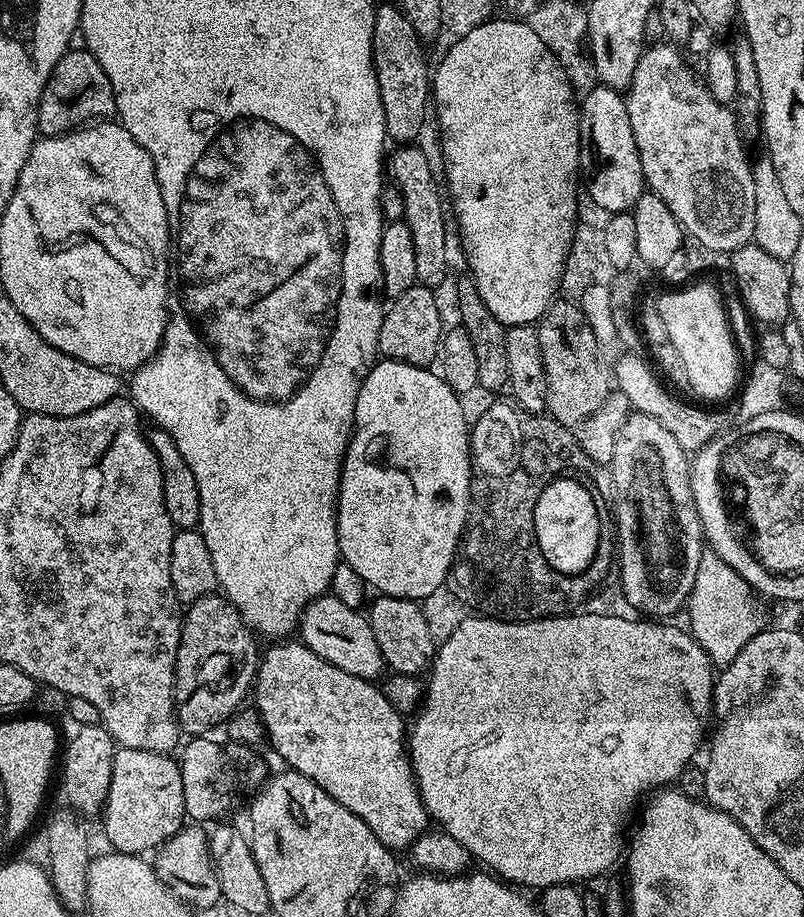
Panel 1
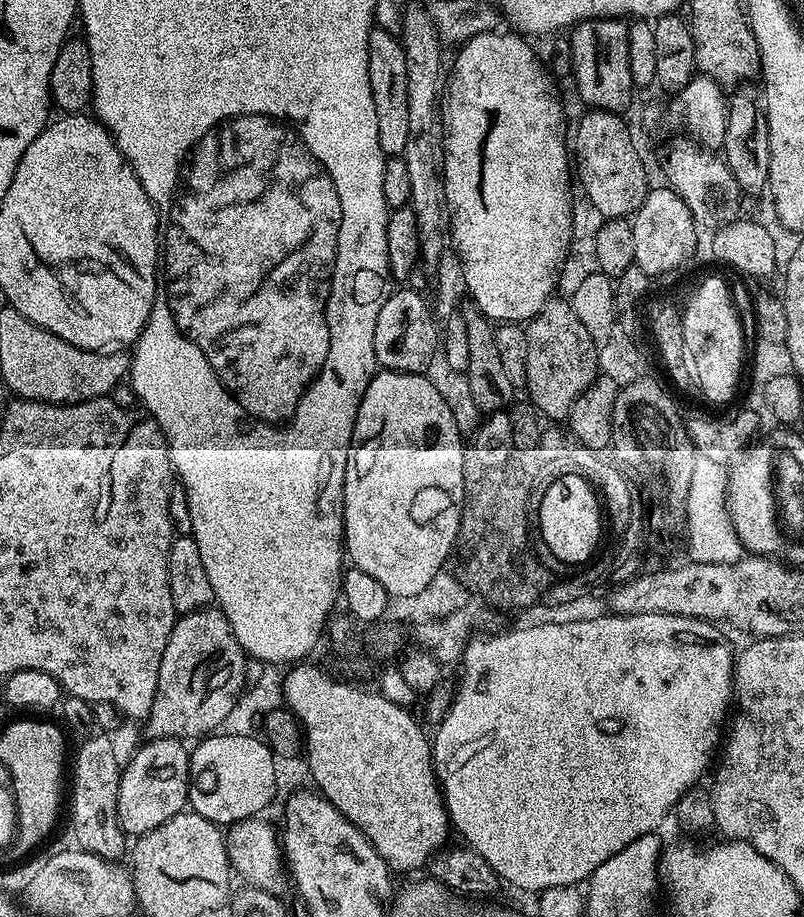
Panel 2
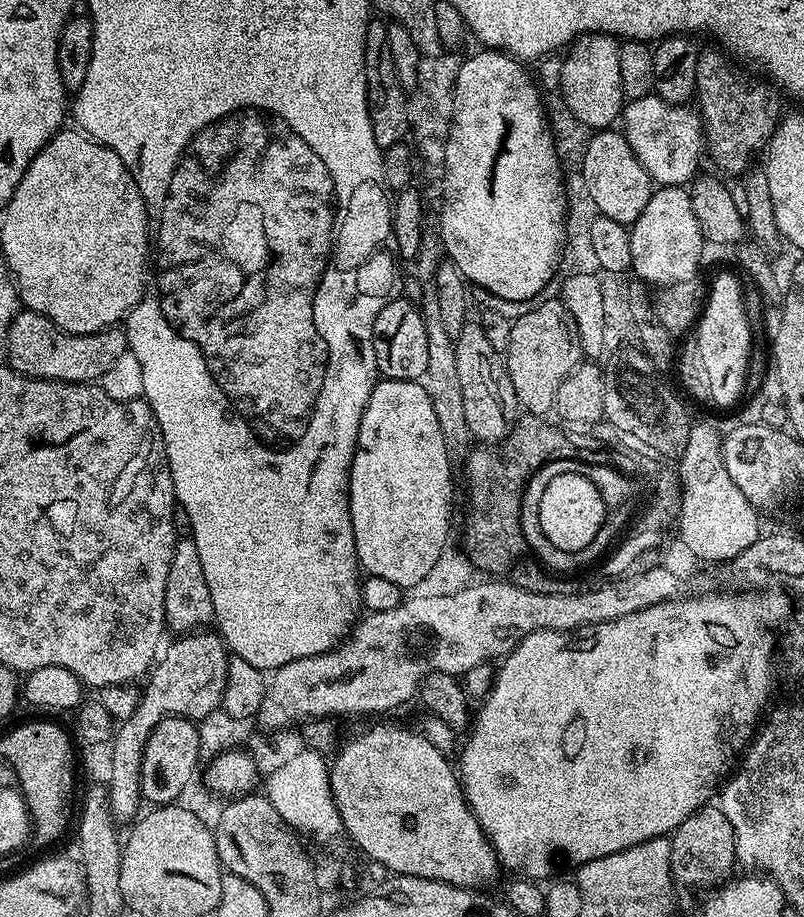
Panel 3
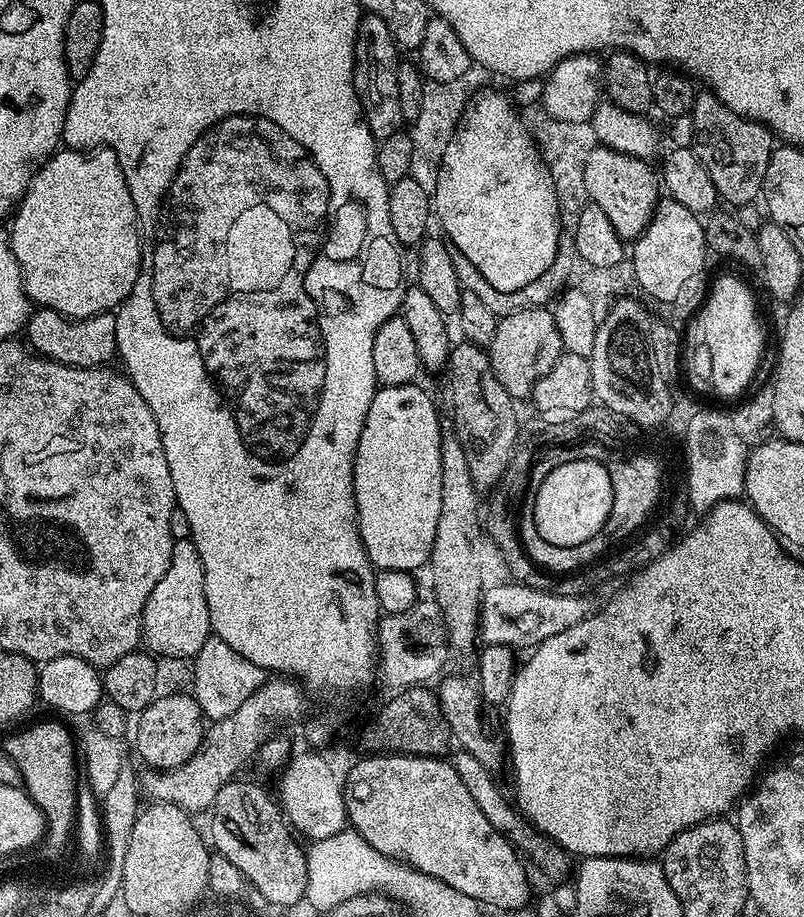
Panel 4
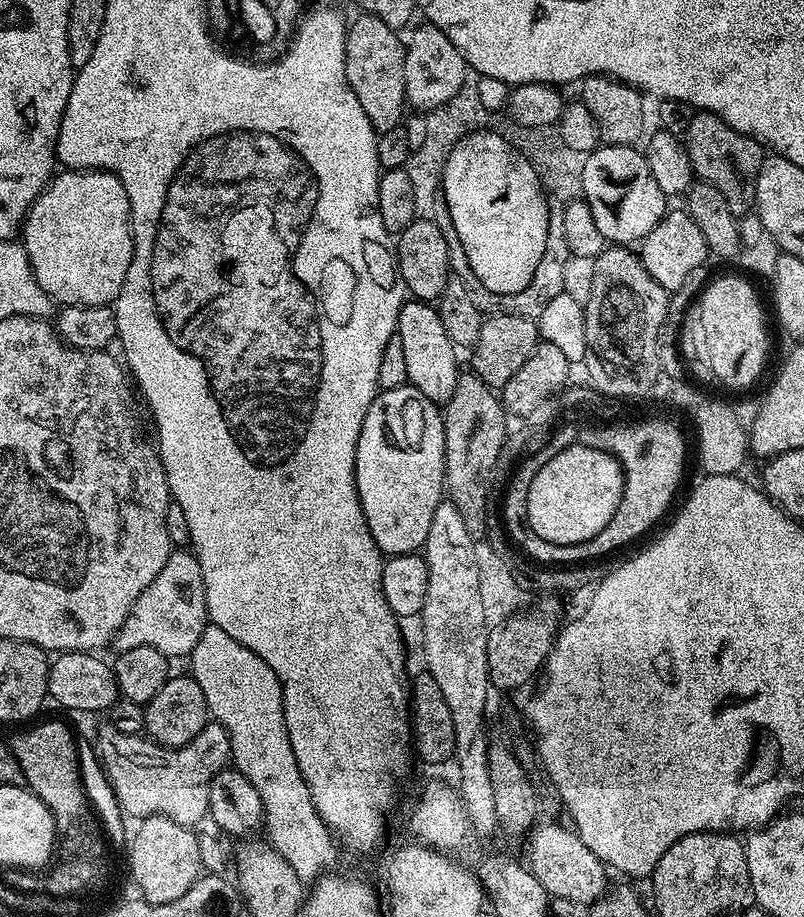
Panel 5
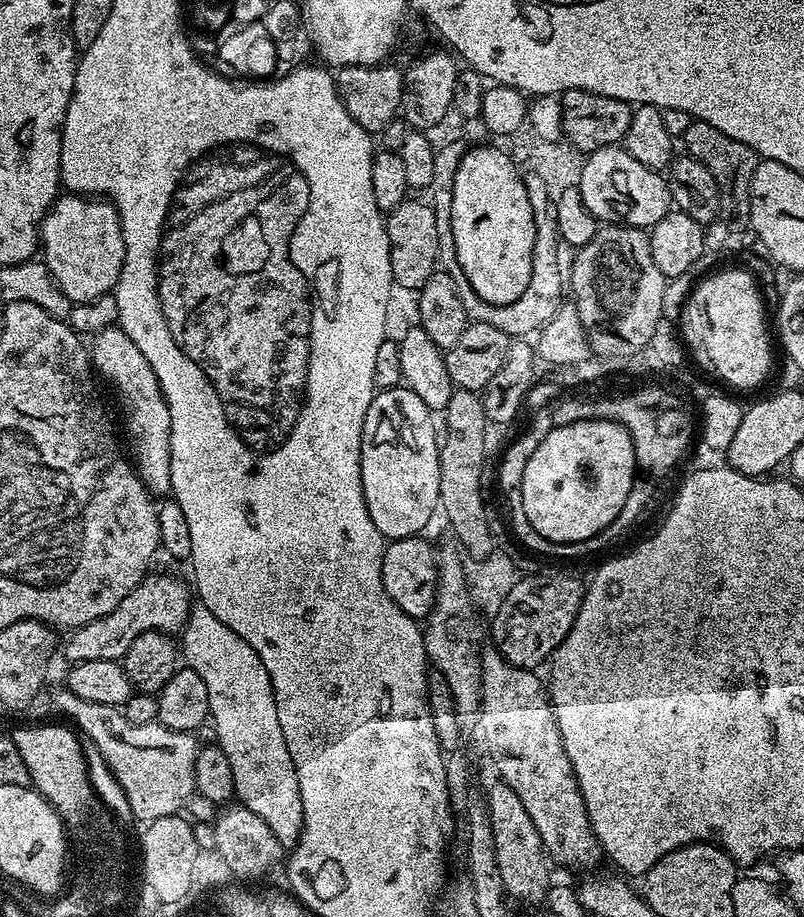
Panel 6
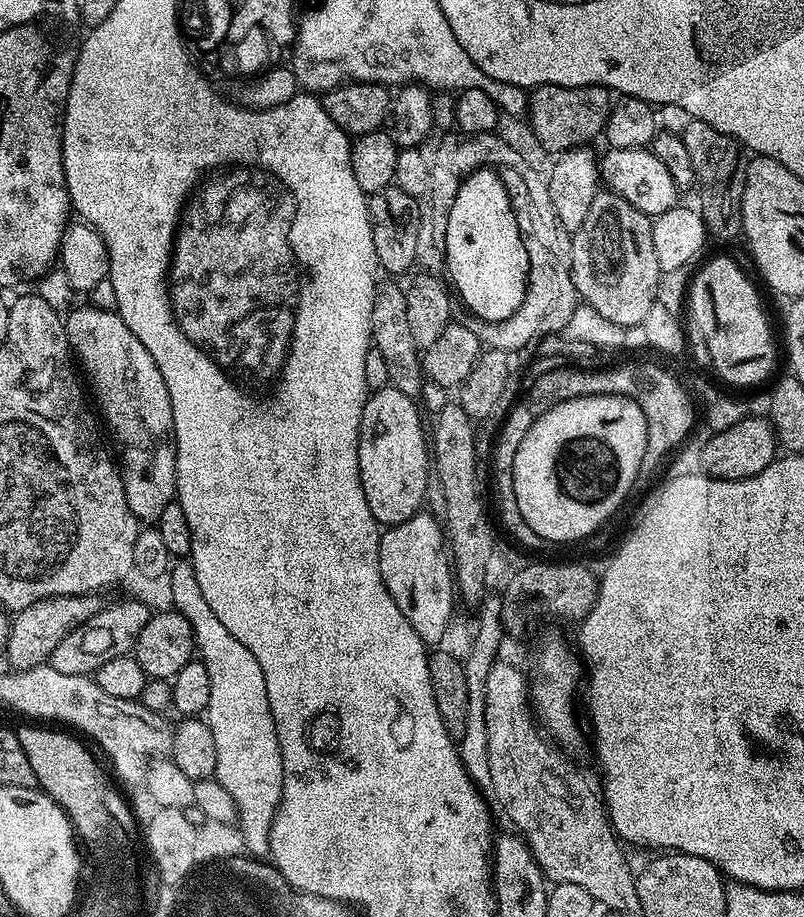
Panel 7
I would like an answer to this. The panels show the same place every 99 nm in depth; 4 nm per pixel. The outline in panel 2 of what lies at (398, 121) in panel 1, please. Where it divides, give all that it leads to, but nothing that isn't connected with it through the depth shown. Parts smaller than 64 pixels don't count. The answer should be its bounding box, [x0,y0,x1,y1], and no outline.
[368,26,410,157]

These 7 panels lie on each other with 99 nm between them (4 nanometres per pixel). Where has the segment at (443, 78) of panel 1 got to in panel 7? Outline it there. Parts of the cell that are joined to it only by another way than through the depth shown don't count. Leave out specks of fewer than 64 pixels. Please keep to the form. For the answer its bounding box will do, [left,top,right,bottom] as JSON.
[442,172,528,324]

